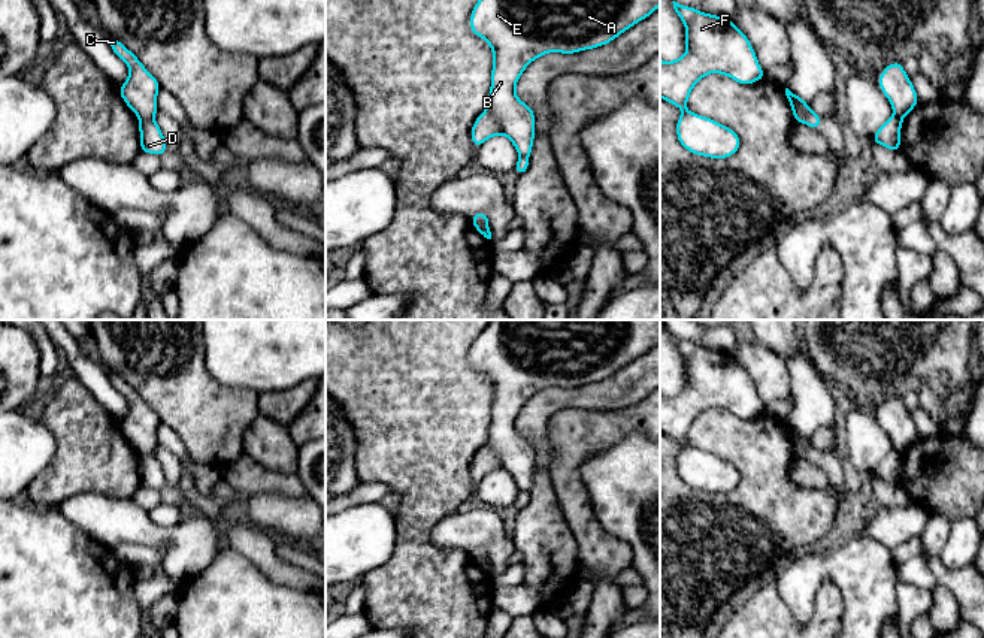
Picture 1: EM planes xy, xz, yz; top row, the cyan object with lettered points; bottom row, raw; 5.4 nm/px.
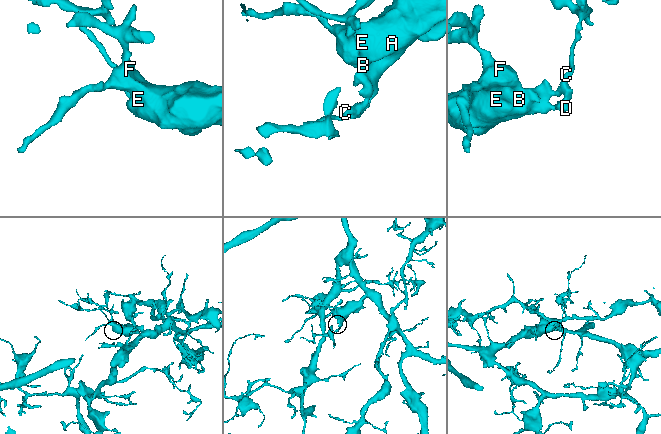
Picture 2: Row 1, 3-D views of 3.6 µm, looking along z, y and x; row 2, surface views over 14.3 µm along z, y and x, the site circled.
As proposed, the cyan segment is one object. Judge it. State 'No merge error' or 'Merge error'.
Merge error

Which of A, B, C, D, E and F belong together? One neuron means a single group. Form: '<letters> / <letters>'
A B D E F / C

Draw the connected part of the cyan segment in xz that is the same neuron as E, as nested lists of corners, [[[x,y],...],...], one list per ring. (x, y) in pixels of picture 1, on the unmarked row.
[[[490,320],[472,344],[470,365],[493,384],[487,445],[500,454],[503,469],[514,478],[520,492],[530,492],[535,474],[535,447],[515,427],[515,420],[526,402],[548,387],[573,388],[606,380],[648,353],[658,341],[660,320]]]

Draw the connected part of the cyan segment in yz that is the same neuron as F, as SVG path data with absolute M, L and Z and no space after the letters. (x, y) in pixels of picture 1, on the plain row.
M676 336L673 344L685 360L687 384L685 388L673 396L660 394L660 432L678 441L682 447L676 457L678 477L696 490L711 493L727 493L741 481L739 471L729 462L697 448L690 447L687 441L688 430L693 421L709 408L721 408L733 415L750 420L765 412L765 405L757 396L754 383L748 372L741 366L732 354L709 350L690 341L682 341Z

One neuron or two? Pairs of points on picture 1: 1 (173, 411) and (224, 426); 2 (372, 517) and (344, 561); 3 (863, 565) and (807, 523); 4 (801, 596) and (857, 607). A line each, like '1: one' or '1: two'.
1: one
2: one
3: two
4: one

